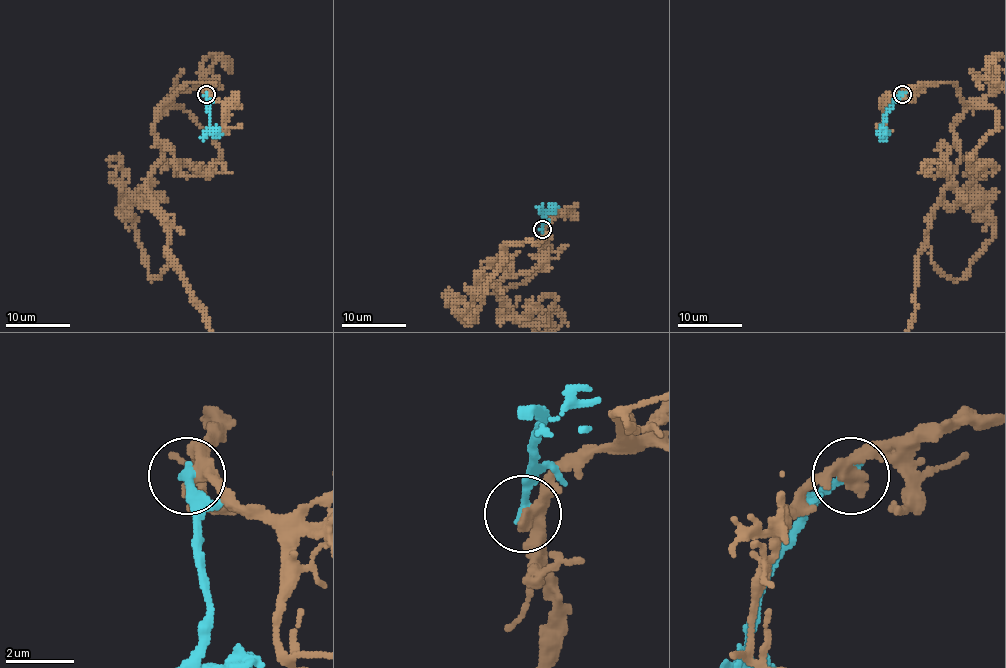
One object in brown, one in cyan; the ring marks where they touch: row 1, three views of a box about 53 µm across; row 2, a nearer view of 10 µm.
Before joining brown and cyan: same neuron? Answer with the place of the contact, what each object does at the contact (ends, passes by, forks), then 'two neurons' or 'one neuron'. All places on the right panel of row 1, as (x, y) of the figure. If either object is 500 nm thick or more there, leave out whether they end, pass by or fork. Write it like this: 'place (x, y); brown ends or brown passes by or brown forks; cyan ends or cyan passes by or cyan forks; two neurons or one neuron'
place (902, 94); brown passes by; cyan ends; two neurons

